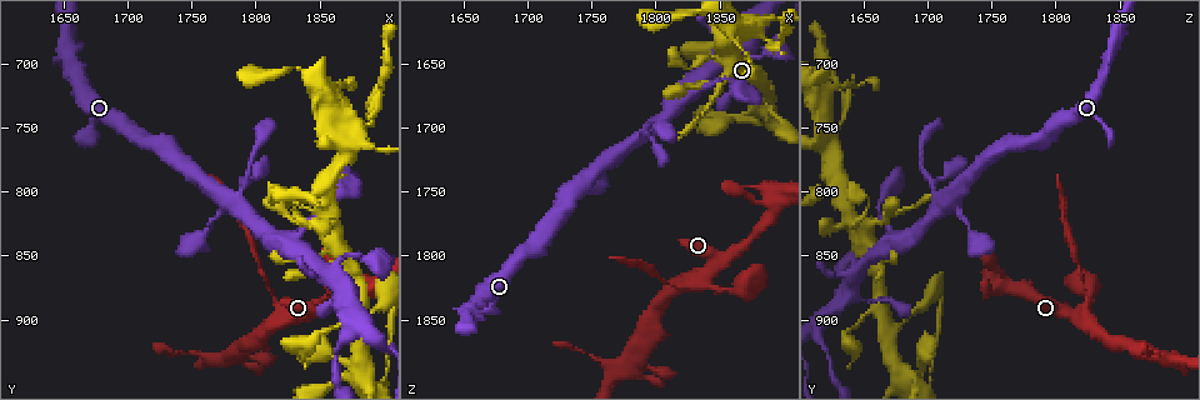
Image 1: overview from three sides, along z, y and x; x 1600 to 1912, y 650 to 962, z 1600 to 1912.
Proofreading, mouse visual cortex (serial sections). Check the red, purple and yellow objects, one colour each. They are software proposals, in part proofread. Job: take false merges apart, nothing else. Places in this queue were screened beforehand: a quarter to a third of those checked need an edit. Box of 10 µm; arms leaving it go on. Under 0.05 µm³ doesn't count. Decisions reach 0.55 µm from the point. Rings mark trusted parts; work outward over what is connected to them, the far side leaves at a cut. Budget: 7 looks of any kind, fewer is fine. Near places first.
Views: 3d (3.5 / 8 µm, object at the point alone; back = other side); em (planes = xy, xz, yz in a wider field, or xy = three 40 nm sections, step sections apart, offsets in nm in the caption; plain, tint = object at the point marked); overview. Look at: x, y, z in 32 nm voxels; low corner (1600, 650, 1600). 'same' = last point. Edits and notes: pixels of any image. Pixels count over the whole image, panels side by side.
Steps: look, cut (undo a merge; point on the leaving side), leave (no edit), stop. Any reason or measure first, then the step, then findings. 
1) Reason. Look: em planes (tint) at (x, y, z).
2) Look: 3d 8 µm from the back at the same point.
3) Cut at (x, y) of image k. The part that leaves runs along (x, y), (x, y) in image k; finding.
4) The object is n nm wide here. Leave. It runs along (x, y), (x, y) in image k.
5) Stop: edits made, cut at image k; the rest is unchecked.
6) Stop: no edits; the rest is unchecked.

Calibre changes. Look: 3d 3.5 µm at (1818, 888, 1826).

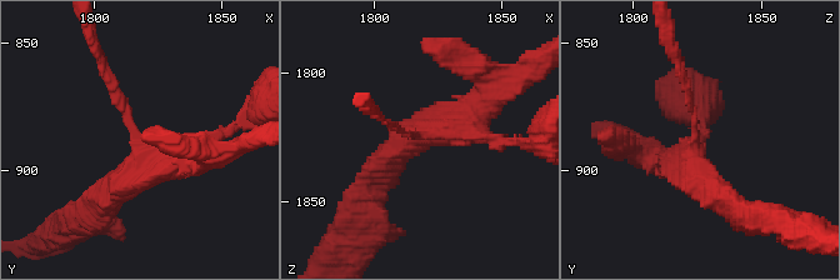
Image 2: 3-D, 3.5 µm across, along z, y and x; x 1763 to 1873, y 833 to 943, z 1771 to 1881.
3 arms meet here; the arms are 100, 300, 400 nm wide; shape alone is not enough. Look: em xy step 3 (tint) at (1818, 889, 1825).

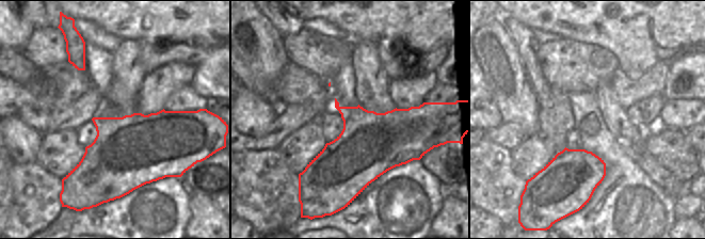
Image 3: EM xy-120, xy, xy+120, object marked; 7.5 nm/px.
The object is 480 nm wide here. Cut at (106, 75) of image 2. The part that leaves runs along (125, 111), (90, 35) in image 2; two cells meet here.

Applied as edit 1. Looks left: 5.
Look: overview.

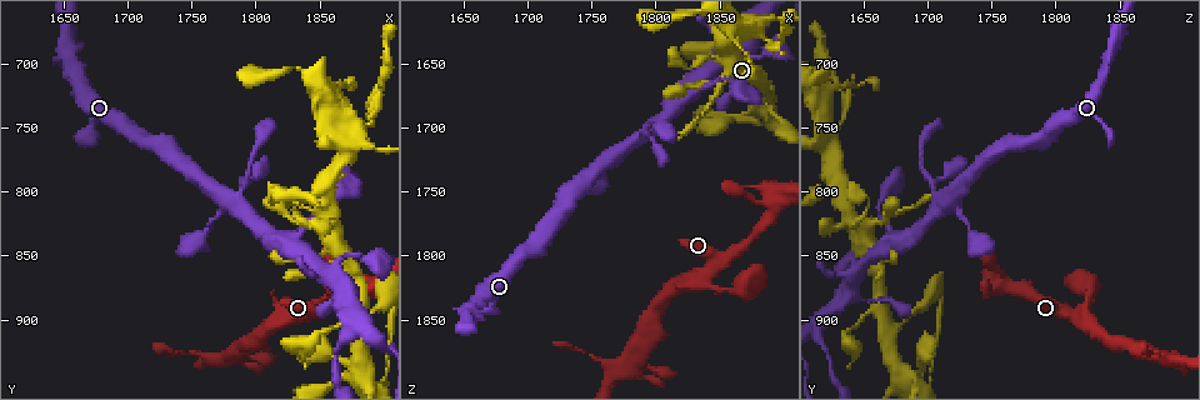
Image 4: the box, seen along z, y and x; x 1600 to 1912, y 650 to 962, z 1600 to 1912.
Narrows sharply. Look: 3d 3.5 µm at (1880, 852, 1642).

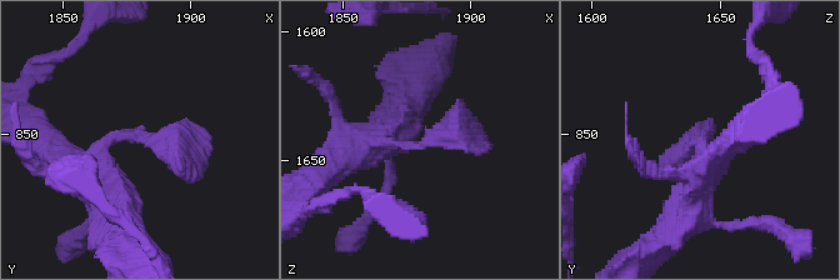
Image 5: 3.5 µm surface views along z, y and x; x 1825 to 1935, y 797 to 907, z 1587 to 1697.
Look: em xy step 1 (tint) at (1882, 853, 1644).

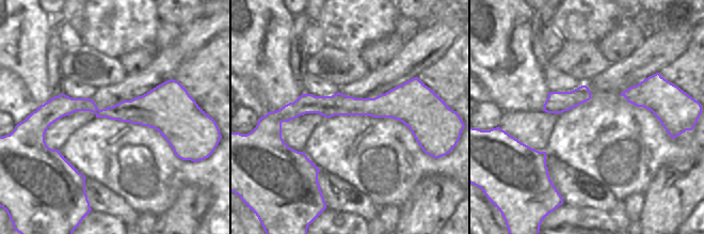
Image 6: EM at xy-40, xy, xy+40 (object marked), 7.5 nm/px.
Cut it another way. Look: em xy step 3 (tint) at the same point.

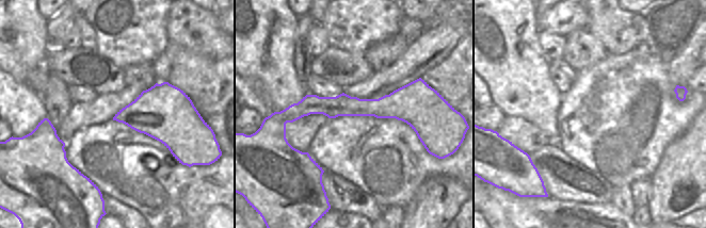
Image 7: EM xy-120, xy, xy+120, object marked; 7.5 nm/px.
Leave. It runs along (358, 149), (434, 143), (469, 114) in image 5; continuous, no second cell.

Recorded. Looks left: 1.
Stop: edits made, cut at image 2; the rest is unchecked.

